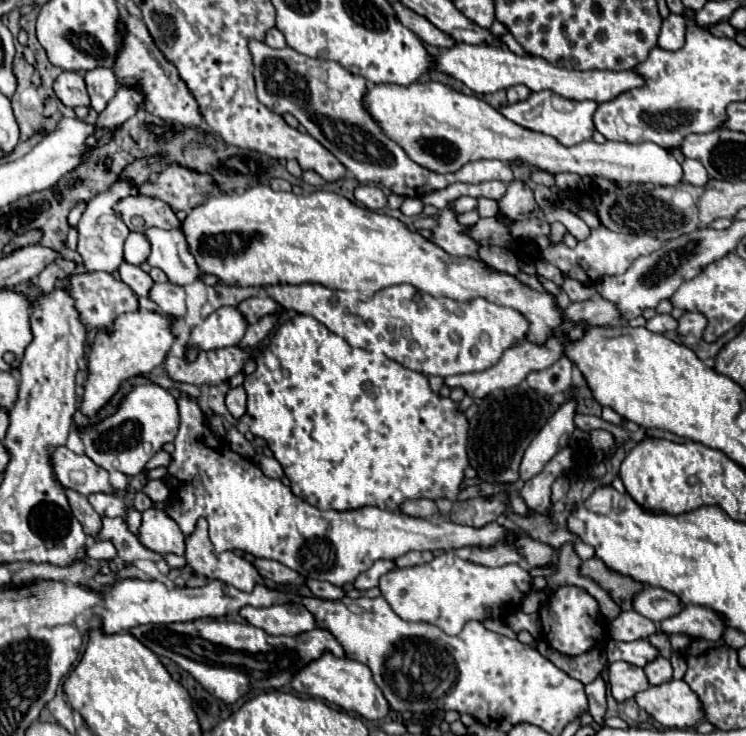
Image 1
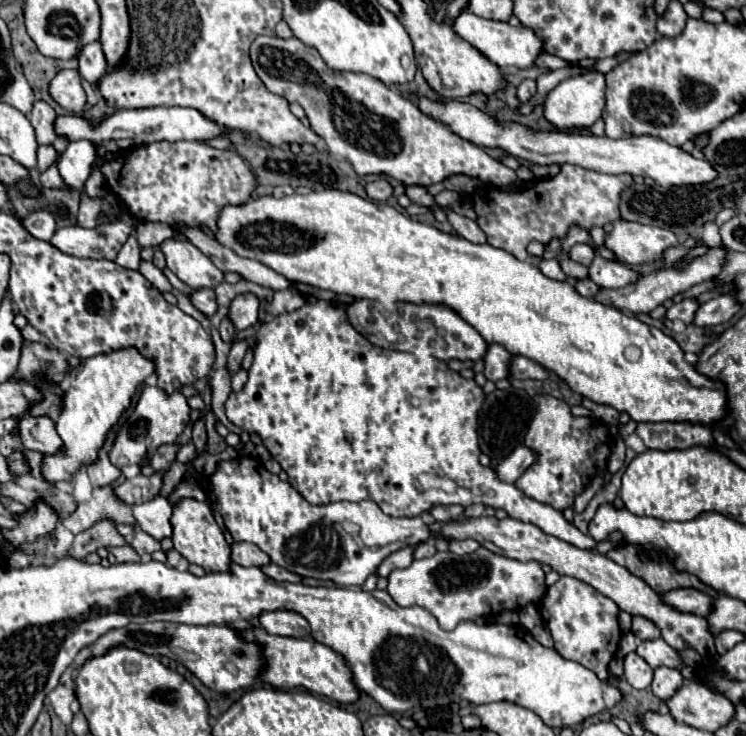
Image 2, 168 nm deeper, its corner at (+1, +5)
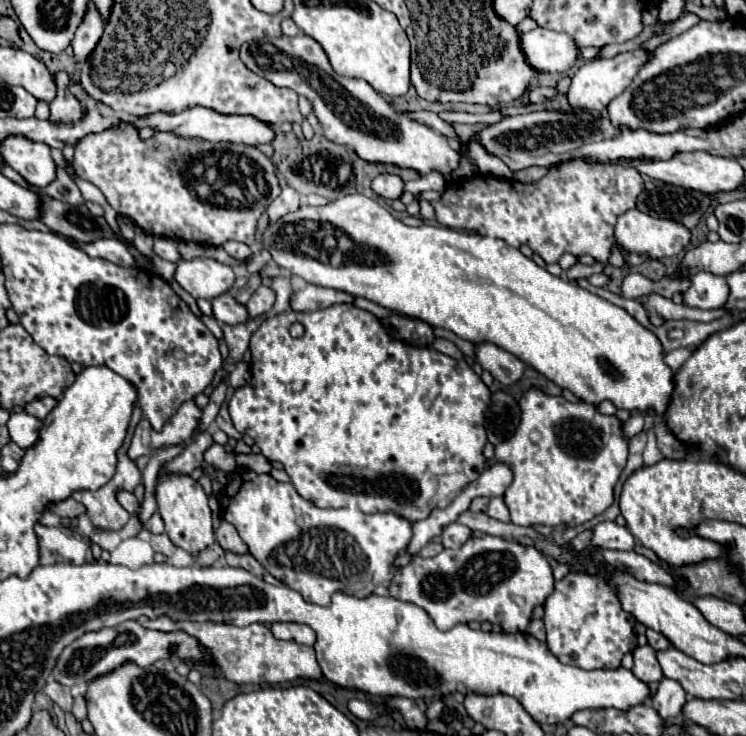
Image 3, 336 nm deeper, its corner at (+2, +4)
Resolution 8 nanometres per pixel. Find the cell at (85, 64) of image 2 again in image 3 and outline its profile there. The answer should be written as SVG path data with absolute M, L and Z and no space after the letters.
M92 2L88 4L88 16L84 18L84 24L76 30L76 36L72 40L72 50L78 62L88 60L88 56L94 52L100 36L104 32L104 26L100 24L100 16L96 16L96 8L92 8Z

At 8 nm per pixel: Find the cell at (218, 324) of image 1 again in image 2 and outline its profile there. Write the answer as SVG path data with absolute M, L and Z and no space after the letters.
M243 293L243 295L235 297L229 307L229 315L231 315L237 331L255 325L259 319L259 297L253 293Z

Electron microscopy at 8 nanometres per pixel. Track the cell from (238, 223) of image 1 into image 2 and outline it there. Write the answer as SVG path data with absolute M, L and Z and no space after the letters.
M325 189L321 193L313 191L309 195L289 195L289 197L283 197L283 199L275 199L275 197L255 197L251 199L249 203L245 205L229 205L221 211L221 217L219 217L219 231L215 235L215 239L233 249L237 255L241 257L247 257L247 259L255 259L267 267L271 267L273 271L281 273L283 277L287 277L289 281L301 281L301 283L307 283L307 285L313 285L313 287L319 287L319 289L329 289L329 291L335 291L335 293L345 293L345 295L351 295L355 299L373 299L373 301L381 301L381 303L393 303L393 301L401 301L401 303L415 303L415 305L421 305L421 303L429 303L429 305L443 305L443 307L449 307L451 311L455 311L461 319L465 319L471 327L475 327L479 331L479 335L487 341L487 343L497 343L501 347L505 347L509 353L513 355L523 355L523 357L529 357L533 361L537 361L541 367L557 373L575 393L581 393L583 397L589 397L591 401L595 403L603 403L603 405L611 405L615 407L617 411L625 411L629 413L631 419L635 419L637 423L641 421L691 421L691 423L701 423L701 425L711 425L713 421L725 417L727 413L727 397L725 397L725 385L721 381L713 381L701 373L695 371L693 365L689 365L685 359L683 359L683 351L681 347L669 337L665 335L661 329L657 327L651 327L651 325L645 325L643 321L639 321L637 317L629 317L627 313L623 313L621 309L615 309L611 305L603 305L603 303L597 303L595 299L587 299L587 297L581 297L577 293L577 289L569 283L569 281L555 281L555 279L549 279L547 275L541 273L539 267L535 267L533 263L529 261L519 261L515 259L511 253L503 251L503 249L497 249L489 243L483 243L483 245L477 245L477 243L471 243L459 235L451 235L451 233L445 233L433 225L427 225L427 223L419 223L419 221L413 221L409 217L405 217L403 213L399 213L397 209L393 209L391 205L387 203L373 203L373 201L367 201L359 195L353 195L353 193L345 193L345 191L337 191L337 189Z

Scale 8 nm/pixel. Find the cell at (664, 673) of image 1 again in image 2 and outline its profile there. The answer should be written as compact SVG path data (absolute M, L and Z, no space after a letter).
M657 667L655 669L651 689L653 689L653 695L659 697L661 701L671 699L681 685L683 685L683 677L677 669L669 669L669 667Z

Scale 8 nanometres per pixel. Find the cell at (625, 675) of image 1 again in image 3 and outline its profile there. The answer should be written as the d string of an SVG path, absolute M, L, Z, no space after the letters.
M642 646L642 648L636 648L634 650L634 666L632 666L632 674L646 682L646 684L652 684L652 682L658 682L662 678L662 670L660 670L660 664L656 660L656 654L650 646Z

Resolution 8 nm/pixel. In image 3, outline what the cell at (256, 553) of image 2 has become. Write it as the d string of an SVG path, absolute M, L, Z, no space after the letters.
M222 520L222 524L216 530L216 540L218 540L218 544L226 552L232 552L232 554L248 554L248 546L244 544L244 540L240 540L236 528L232 528L232 524L228 524L224 520Z

